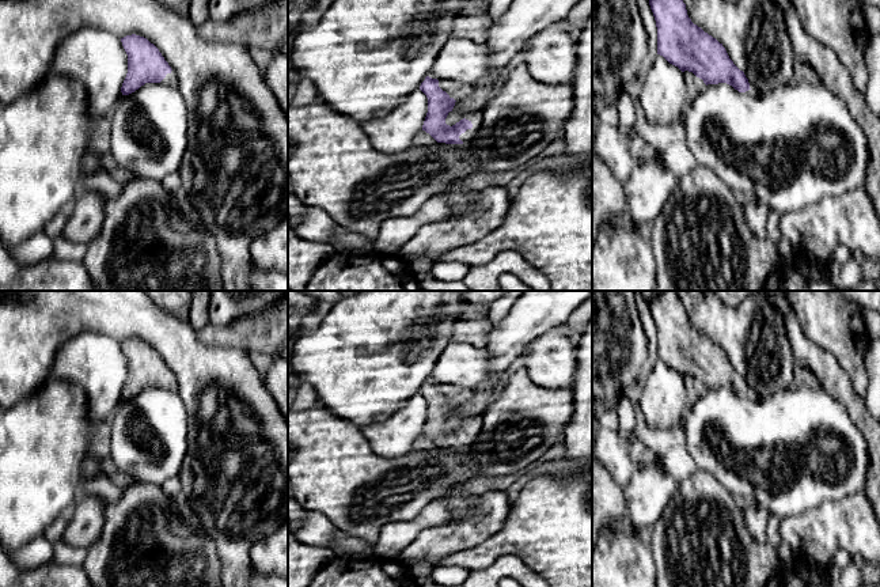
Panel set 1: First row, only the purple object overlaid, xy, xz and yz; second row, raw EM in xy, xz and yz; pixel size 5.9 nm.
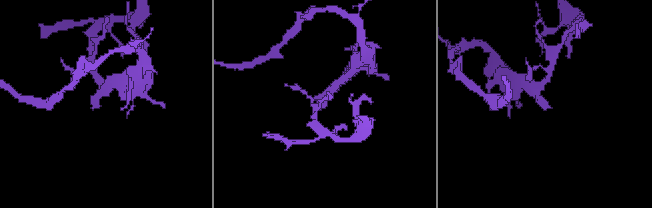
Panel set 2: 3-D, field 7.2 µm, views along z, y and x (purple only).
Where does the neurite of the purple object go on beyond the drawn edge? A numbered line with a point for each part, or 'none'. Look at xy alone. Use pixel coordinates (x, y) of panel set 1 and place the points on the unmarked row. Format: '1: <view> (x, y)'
1: xy (171, 383)

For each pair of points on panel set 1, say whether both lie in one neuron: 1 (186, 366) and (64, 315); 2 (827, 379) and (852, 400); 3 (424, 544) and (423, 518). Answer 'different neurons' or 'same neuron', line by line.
1: same neuron
2: same neuron
3: different neurons

